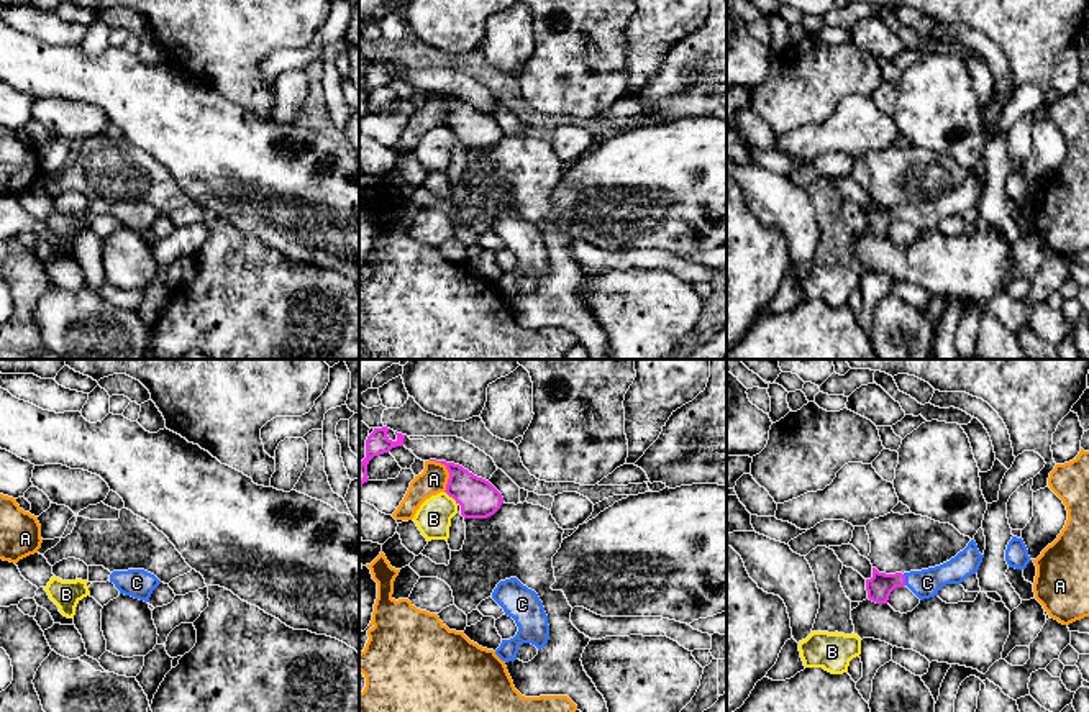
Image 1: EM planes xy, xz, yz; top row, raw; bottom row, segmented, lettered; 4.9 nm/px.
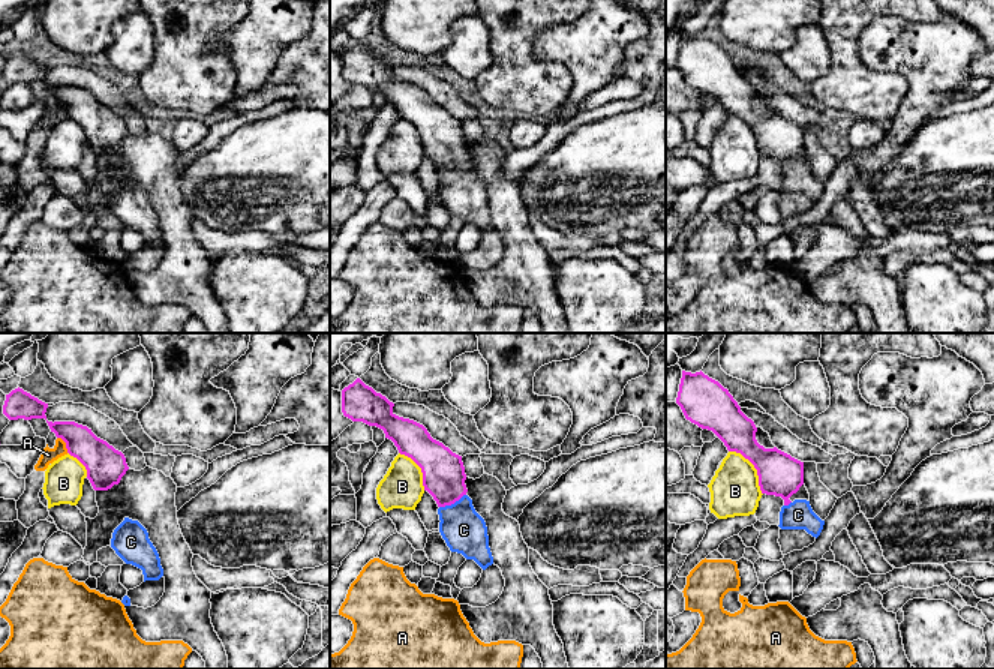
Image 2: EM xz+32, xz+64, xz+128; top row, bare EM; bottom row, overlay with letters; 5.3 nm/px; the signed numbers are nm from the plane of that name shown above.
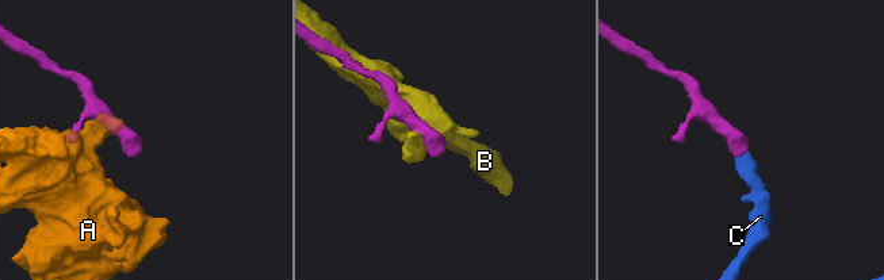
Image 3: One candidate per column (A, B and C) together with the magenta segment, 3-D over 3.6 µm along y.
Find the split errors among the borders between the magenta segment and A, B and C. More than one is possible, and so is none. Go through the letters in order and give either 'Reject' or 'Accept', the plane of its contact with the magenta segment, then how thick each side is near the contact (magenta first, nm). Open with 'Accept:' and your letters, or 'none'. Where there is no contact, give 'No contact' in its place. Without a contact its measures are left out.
Accept: C
A: Reject. Touches magenta in xz. Thickness 190 nm (magenta) against 140 nm
B: Reject. Touches magenta in xz. Thickness 190 nm (magenta) against 180 nm
C: Accept. Touches magenta in yz. Thickness 120 nm (magenta) against 140 nm

